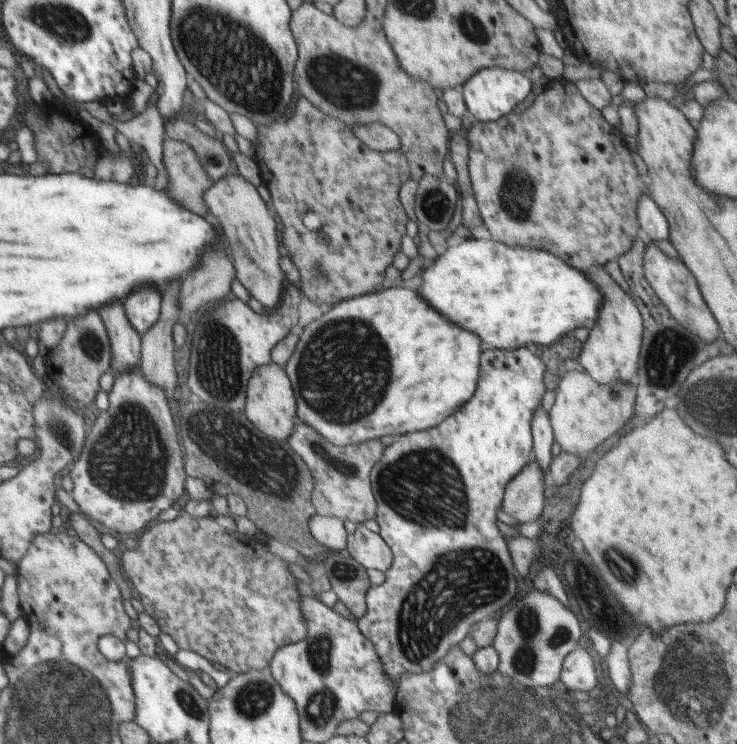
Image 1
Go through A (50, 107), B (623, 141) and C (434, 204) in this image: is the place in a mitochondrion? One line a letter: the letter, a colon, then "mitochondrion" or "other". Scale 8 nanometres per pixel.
A: other
B: other
C: mitochondrion

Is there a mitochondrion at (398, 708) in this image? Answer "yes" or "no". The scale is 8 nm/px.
no

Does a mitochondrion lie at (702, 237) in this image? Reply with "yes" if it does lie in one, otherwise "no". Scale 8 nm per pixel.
no

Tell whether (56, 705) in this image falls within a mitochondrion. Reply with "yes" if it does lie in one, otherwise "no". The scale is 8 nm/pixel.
yes

